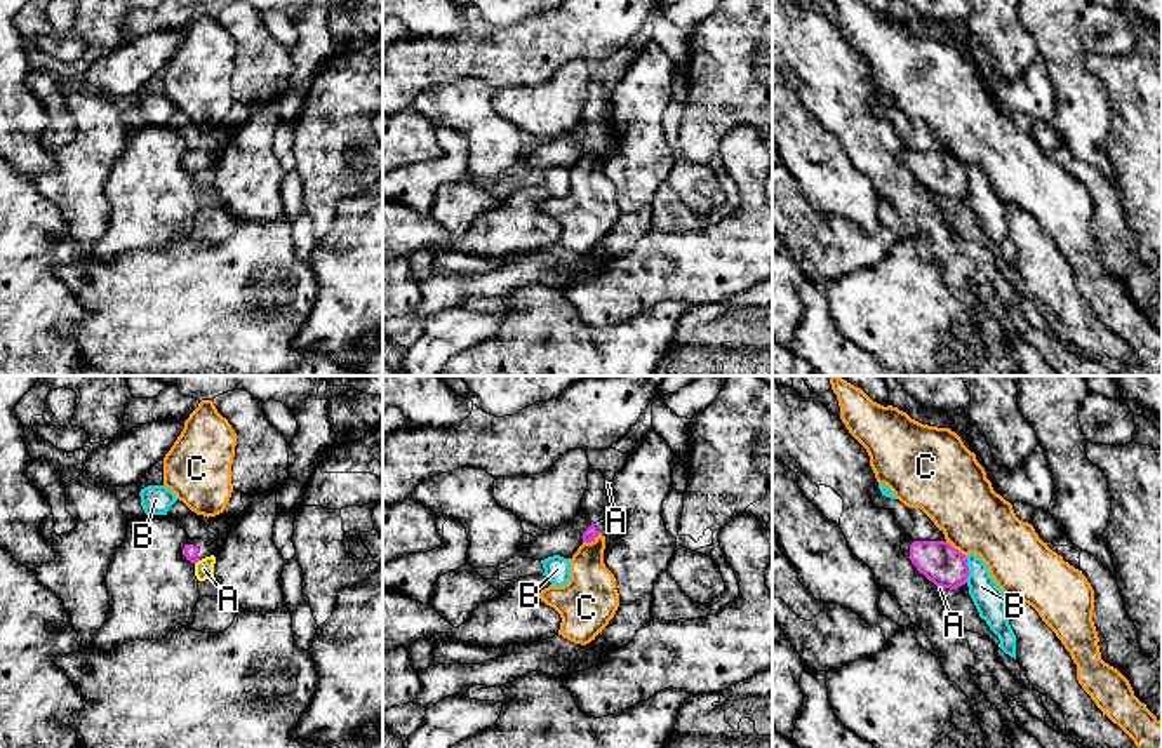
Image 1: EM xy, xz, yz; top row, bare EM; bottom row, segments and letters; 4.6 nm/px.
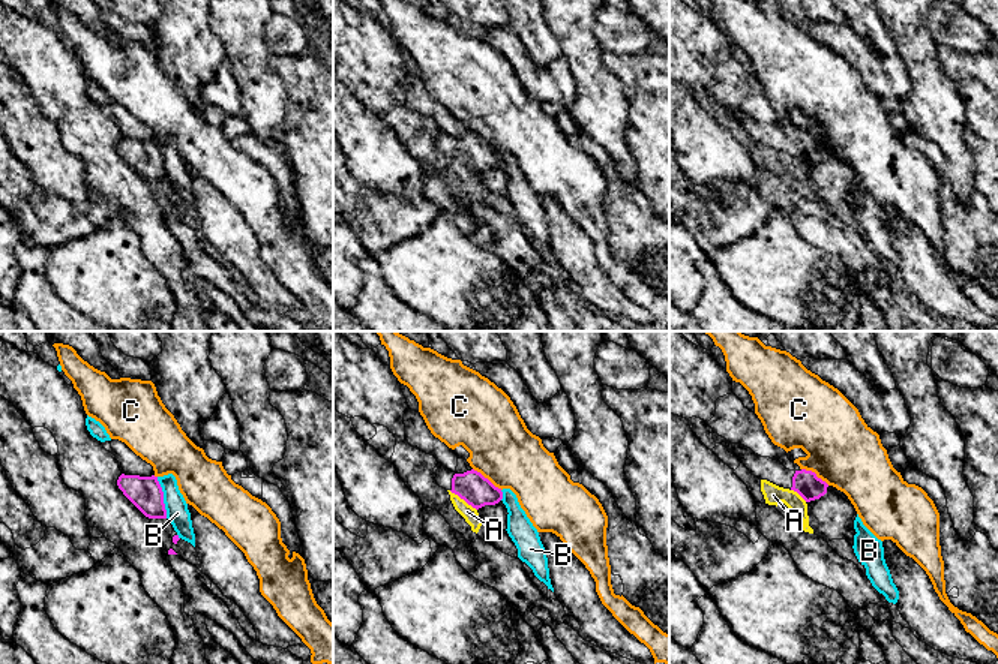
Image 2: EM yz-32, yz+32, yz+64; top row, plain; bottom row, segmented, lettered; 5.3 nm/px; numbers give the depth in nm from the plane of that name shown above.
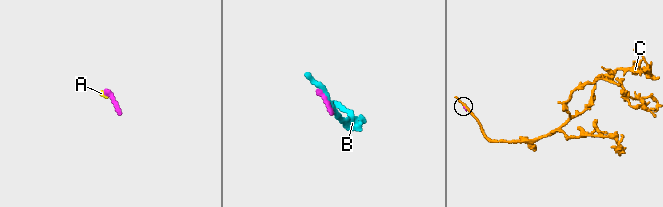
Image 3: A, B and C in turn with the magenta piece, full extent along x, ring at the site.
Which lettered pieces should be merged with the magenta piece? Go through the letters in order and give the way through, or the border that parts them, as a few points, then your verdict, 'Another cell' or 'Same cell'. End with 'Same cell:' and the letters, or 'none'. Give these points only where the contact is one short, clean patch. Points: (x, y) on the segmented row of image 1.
A: Boundary: xy (199, 559), (195, 564). Another cell
B: Boundary: yz (964, 555), (968, 581). Another cell
C: Boundary: xz (601, 533), (583, 543). Another cell
Same cell: none

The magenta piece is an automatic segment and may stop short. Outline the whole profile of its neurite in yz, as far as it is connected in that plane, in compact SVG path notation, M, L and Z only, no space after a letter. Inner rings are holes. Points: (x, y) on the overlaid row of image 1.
M908 538L901 544L901 551L936 586L955 590L967 583L967 558L946 541Z

